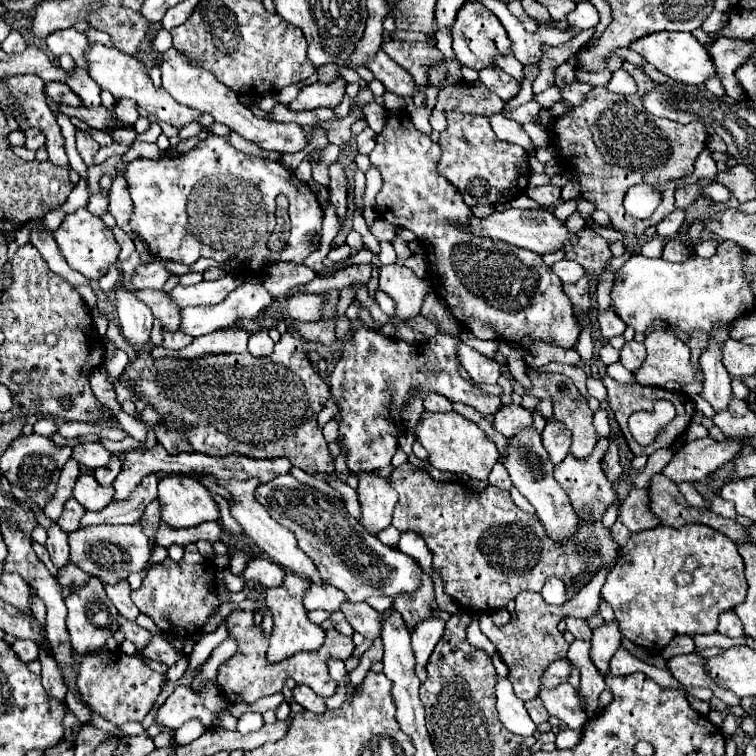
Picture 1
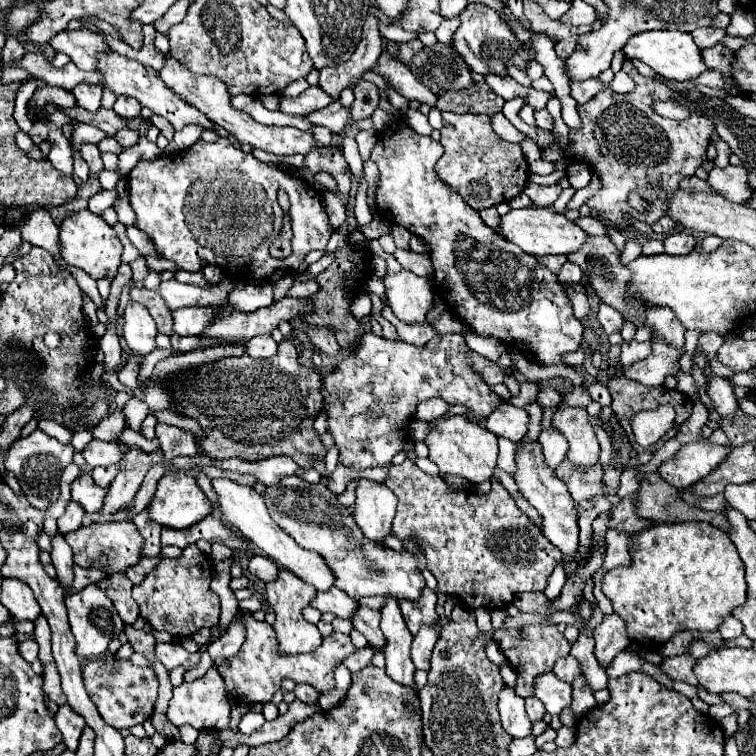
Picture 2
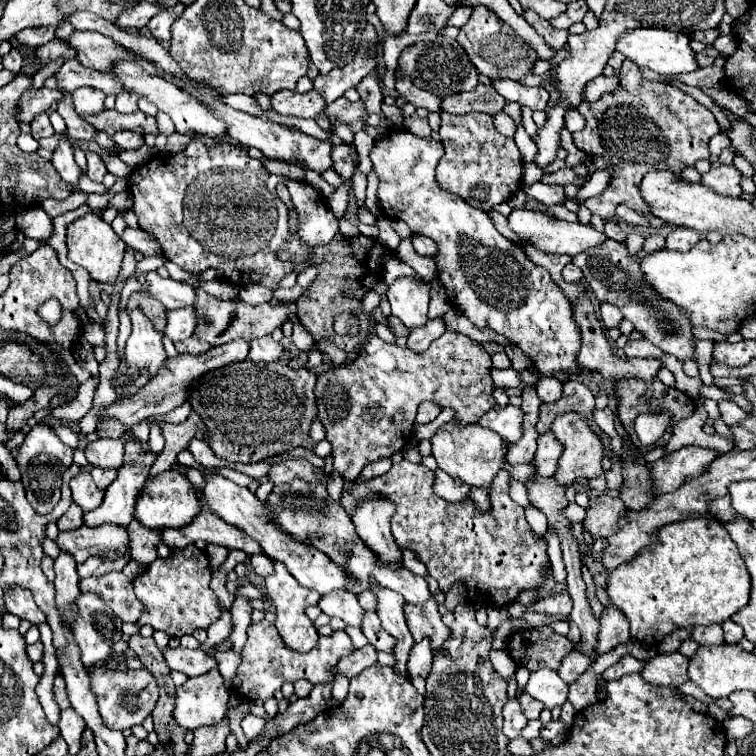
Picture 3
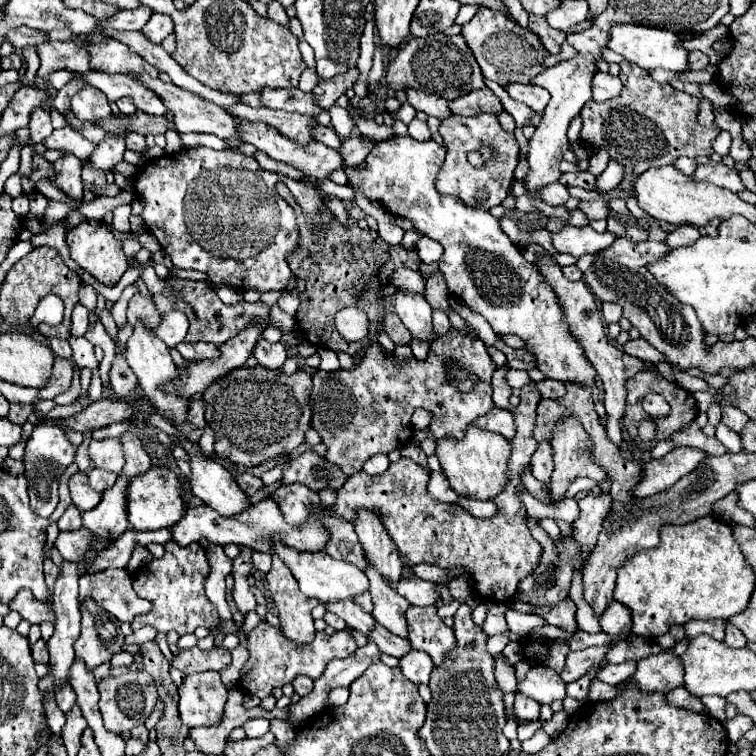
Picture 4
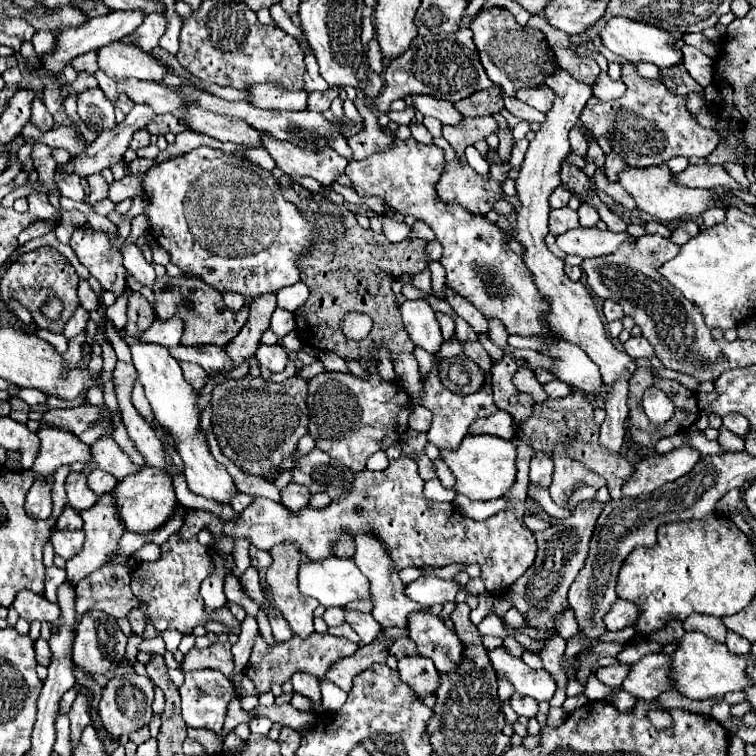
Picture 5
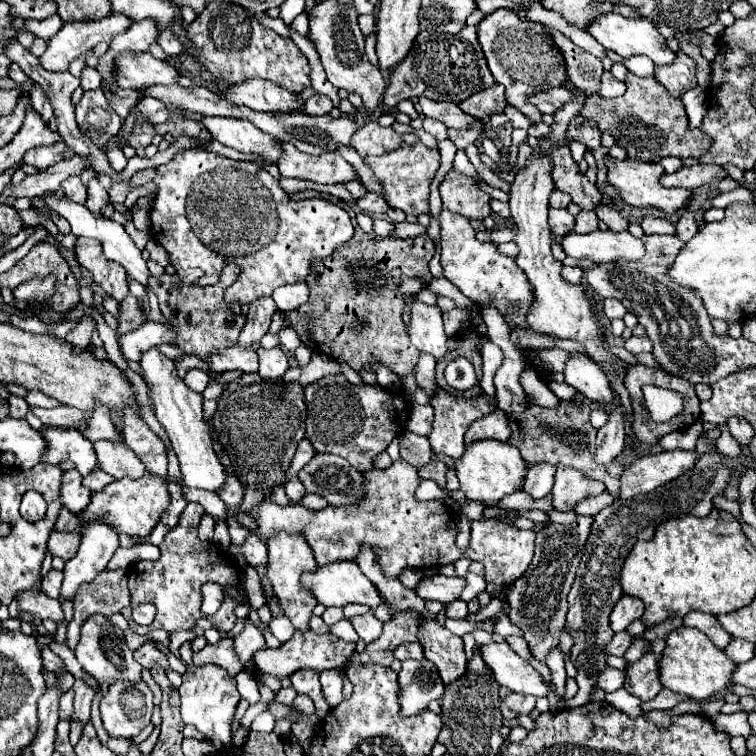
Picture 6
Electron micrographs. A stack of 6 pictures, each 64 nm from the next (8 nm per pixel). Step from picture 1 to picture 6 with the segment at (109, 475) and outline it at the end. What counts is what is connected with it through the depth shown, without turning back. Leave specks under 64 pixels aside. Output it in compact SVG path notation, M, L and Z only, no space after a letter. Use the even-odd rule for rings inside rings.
M100 468L92 470L92 472L84 478L84 486L90 488L92 492L102 492L110 482L114 482L114 478L108 476L108 474L106 474L104 470L100 470Z

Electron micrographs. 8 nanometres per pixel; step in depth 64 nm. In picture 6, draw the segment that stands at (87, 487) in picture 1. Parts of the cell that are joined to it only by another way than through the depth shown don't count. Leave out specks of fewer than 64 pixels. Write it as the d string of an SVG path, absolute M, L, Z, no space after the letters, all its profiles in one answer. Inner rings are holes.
M66 470L62 476L62 504L72 512L82 512L92 498L92 490L84 488L82 474L78 470Z

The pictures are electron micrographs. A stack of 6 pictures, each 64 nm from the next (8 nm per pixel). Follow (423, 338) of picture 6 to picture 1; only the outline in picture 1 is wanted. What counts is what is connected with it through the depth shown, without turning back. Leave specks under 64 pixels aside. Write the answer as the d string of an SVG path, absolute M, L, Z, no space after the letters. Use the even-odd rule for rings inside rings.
M392 262L380 268L380 288L394 298L398 308L398 318L414 318L420 314L424 296L430 286L418 278L410 268Z

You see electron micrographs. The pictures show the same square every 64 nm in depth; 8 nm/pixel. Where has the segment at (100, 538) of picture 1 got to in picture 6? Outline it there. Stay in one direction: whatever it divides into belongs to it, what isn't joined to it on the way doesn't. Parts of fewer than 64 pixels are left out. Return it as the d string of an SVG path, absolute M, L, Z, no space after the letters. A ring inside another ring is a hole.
M52 532L48 540L48 550L52 556L60 556L62 560L70 560L80 546L80 532Z

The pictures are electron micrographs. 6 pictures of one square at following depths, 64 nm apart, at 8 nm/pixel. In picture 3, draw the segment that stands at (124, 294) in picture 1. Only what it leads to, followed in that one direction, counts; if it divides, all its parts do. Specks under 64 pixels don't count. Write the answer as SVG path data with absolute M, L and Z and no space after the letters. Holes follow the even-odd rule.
M140 308L130 312L132 334L126 340L126 364L132 374L138 374L144 366L150 370L150 376L164 368L164 360L168 358L162 346L162 334L152 328L152 322L142 314Z

